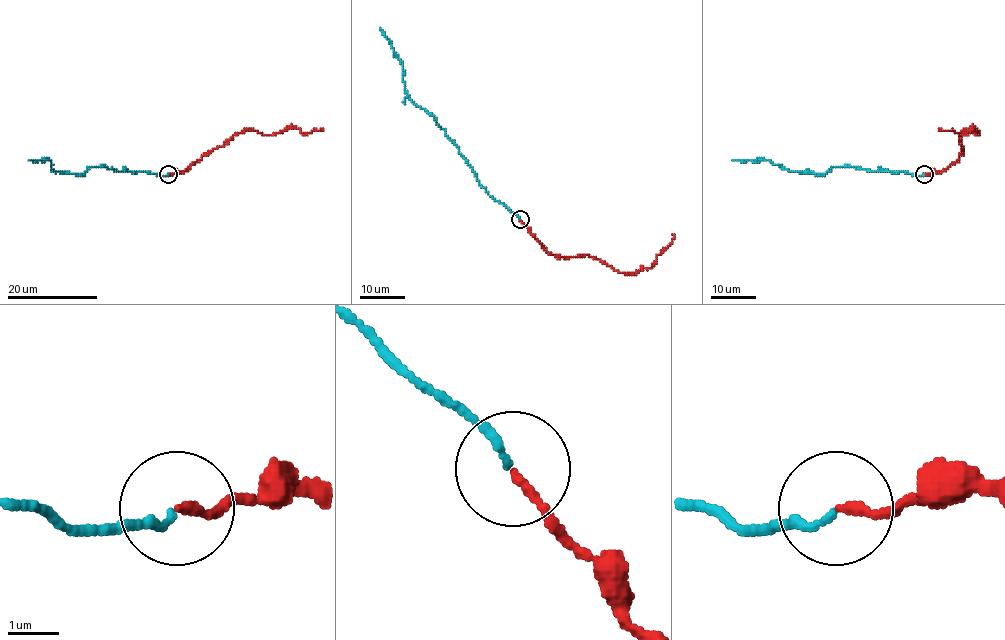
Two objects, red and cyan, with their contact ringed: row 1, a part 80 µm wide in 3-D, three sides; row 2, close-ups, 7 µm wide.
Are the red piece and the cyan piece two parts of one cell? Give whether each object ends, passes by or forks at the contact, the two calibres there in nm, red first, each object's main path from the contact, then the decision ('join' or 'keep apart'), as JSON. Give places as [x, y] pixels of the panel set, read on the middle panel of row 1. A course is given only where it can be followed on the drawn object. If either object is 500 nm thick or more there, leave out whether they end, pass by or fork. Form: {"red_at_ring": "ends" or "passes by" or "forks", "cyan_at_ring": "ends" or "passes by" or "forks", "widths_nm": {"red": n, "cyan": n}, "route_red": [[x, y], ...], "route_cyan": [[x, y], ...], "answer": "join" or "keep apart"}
{"red_at_ring": "ends", "cyan_at_ring": "ends", "widths_nm": {"red": 140, "cyan": 130}, "route_red": [[520, 219], [553, 255], [587, 255], [628, 274], [650, 269], [657, 256], [670, 244], [674, 234]], "route_cyan": [[520, 219], [488, 194], [434, 118], [406, 93], [402, 62], [379, 27]], "answer": "join"}

